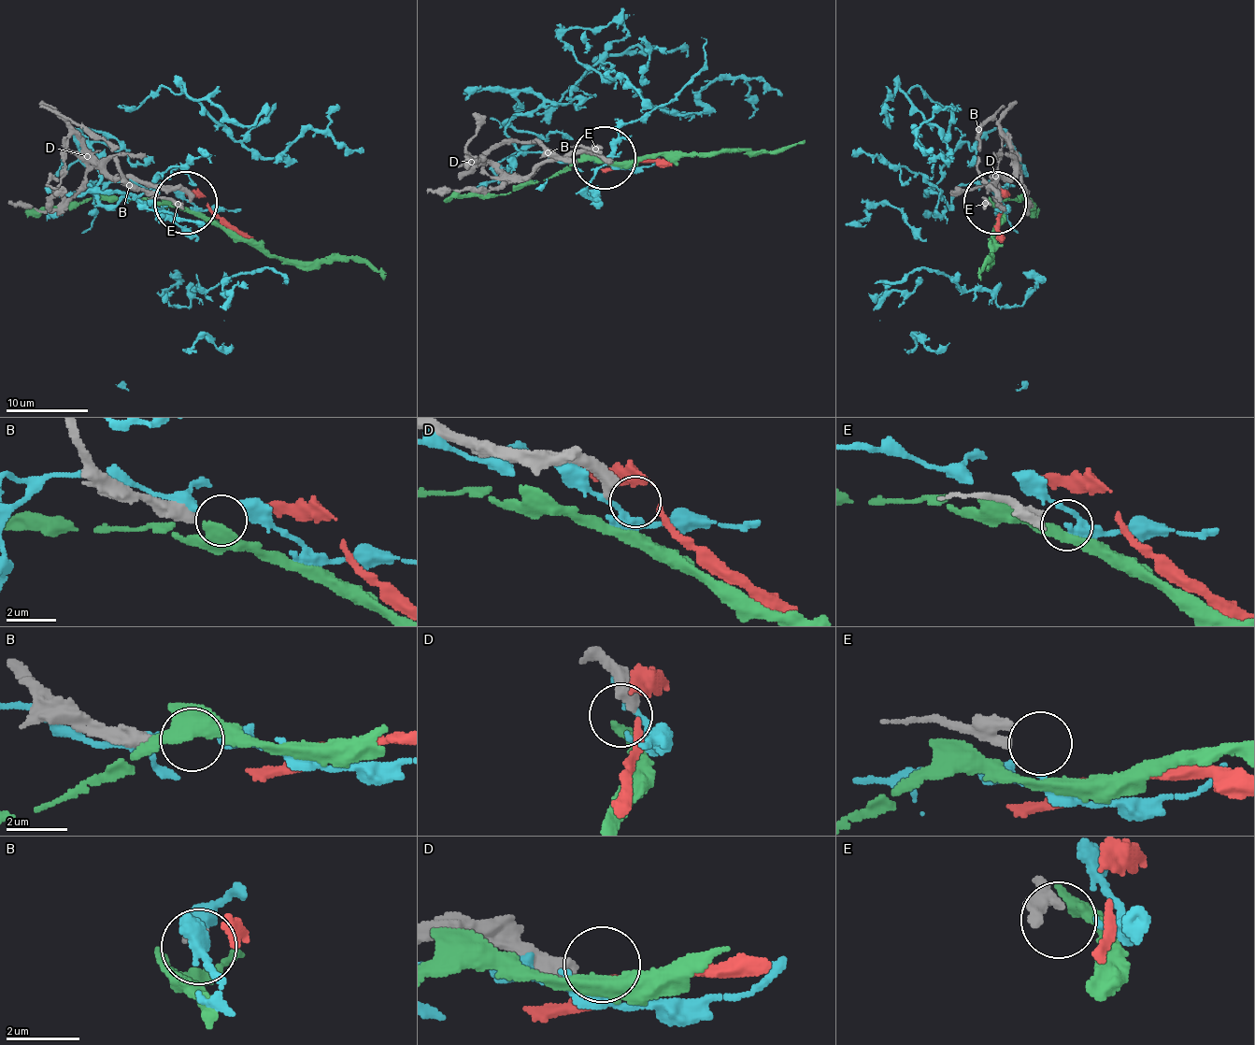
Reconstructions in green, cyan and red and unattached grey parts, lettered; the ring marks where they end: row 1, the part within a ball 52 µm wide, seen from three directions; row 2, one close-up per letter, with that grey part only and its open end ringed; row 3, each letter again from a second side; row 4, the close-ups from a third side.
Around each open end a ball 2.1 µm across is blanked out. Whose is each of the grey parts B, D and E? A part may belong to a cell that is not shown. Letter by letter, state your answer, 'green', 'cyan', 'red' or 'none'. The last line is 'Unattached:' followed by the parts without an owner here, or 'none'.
B: none
D: none
E: none
Unattached: B, D, E

